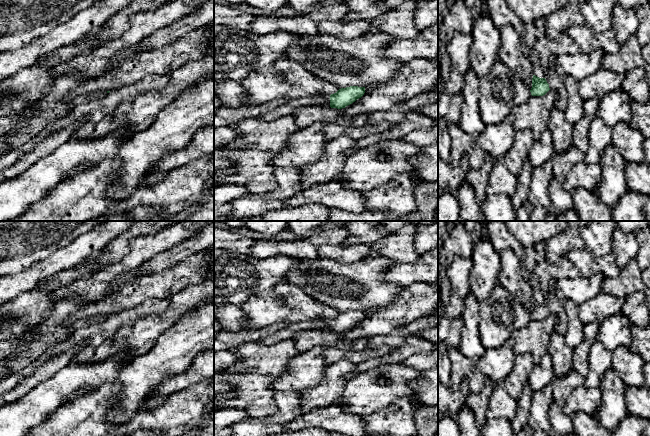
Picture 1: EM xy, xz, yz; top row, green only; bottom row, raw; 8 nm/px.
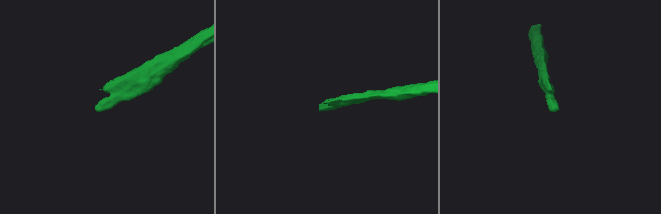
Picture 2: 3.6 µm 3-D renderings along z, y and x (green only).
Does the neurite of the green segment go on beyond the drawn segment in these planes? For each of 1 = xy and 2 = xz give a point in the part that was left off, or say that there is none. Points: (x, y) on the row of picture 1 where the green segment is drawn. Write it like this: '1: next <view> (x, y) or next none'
1: next none
2: next xz (290, 107)

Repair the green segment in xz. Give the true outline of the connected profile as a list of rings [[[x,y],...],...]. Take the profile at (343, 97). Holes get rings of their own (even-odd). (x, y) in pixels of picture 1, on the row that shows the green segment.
[[[350,86],[339,89],[331,95],[320,94],[303,98],[290,99],[285,104],[258,116],[263,121],[276,120],[282,116],[293,115],[298,109],[306,106],[324,105],[326,107],[342,109],[361,98],[365,87]]]

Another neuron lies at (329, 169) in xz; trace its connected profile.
[[[342,135],[330,140],[324,149],[323,157],[315,164],[298,167],[300,180],[304,189],[315,184],[333,183],[342,176],[347,158],[359,148],[356,140]]]

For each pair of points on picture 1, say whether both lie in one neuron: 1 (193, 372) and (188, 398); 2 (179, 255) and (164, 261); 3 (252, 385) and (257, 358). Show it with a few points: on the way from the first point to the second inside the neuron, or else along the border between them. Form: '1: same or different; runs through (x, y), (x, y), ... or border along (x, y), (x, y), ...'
1: different; border along (203, 380), (176, 390), (170, 395)
2: same; runs through (175, 255), (168, 258)
3: different; border along (230, 373), (260, 373), (275, 377)

